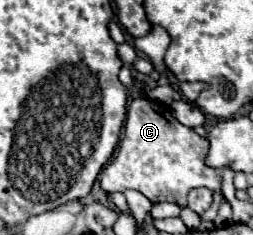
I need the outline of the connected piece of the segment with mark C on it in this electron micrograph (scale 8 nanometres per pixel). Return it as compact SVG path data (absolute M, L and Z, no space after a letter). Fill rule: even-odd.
M137 97L129 105L127 121L125 121L125 135L119 143L119 149L117 149L115 157L103 169L101 187L107 193L115 193L115 191L123 193L125 189L137 189L153 203L169 201L169 203L177 203L179 207L185 207L187 205L187 193L191 189L195 189L195 187L207 187L213 191L221 189L223 179L221 179L219 171L205 165L207 151L209 151L209 141L205 137L199 137L193 129L181 125L175 119L175 115L171 115L171 107L167 107L159 101L151 101L147 97Z

